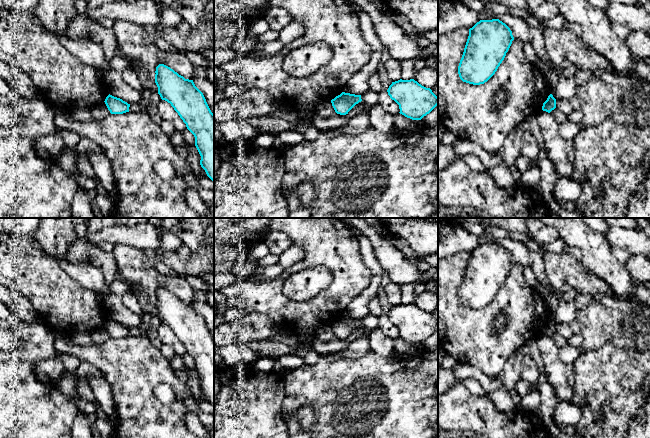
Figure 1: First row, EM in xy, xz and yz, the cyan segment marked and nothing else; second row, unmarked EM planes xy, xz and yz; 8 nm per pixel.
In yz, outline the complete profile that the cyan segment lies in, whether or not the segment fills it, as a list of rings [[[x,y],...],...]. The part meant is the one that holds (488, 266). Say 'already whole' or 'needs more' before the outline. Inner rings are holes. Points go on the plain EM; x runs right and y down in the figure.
already whole; [[[499,243],[480,244],[469,253],[469,260],[458,290],[463,306],[480,309],[487,306],[504,284],[514,261]]]

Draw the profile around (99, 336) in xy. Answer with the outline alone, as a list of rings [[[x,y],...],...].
[[[101,326],[98,329],[96,329],[95,331],[93,331],[91,333],[91,336],[92,336],[92,341],[94,345],[103,344],[104,342],[106,342],[107,340],[111,338],[105,326]]]

